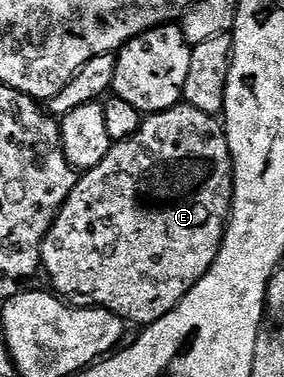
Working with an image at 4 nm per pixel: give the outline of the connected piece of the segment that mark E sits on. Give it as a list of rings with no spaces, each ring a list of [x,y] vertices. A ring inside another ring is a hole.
[[[178,104],[160,110],[158,114],[150,114],[142,121],[140,130],[121,142],[110,145],[107,156],[99,160],[92,168],[84,171],[78,177],[73,191],[62,204],[49,234],[41,242],[39,251],[39,266],[49,277],[49,282],[54,291],[64,301],[78,308],[100,308],[109,310],[126,323],[138,322],[138,327],[150,326],[159,321],[167,312],[174,310],[185,299],[185,293],[191,289],[203,275],[209,271],[211,264],[221,251],[221,239],[225,237],[225,228],[233,205],[233,161],[229,145],[225,139],[225,127],[212,114],[204,114],[199,108],[186,104]]]

